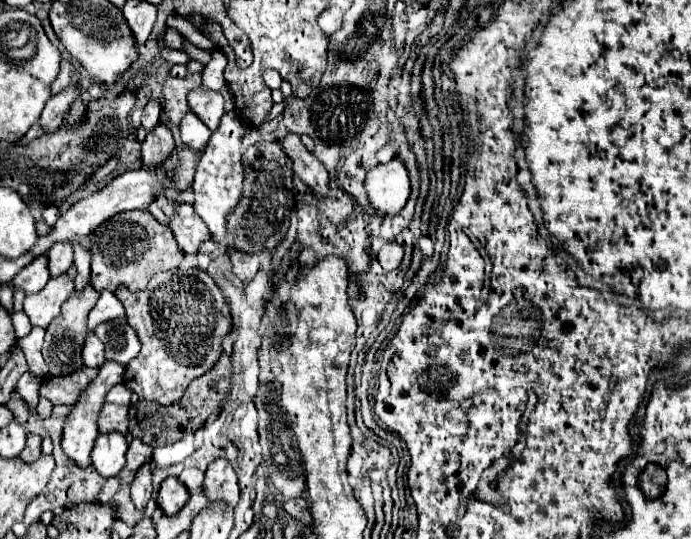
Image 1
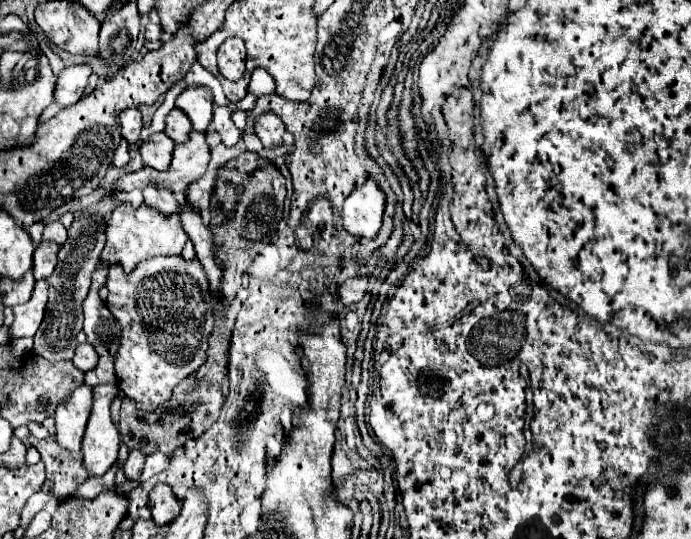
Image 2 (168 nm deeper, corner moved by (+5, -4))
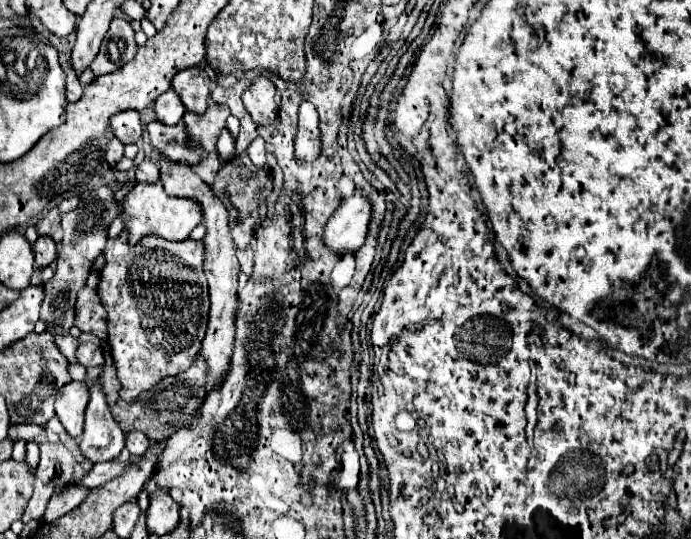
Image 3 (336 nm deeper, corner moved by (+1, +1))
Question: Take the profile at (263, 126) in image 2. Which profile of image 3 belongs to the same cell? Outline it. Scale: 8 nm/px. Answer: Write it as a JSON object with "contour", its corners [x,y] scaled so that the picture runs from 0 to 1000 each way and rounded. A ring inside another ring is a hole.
{"contour":[[[369,143],[349,176],[349,187],[369,228],[389,232],[401,217],[401,195],[395,180],[398,180],[398,158],[384,143]]]}

